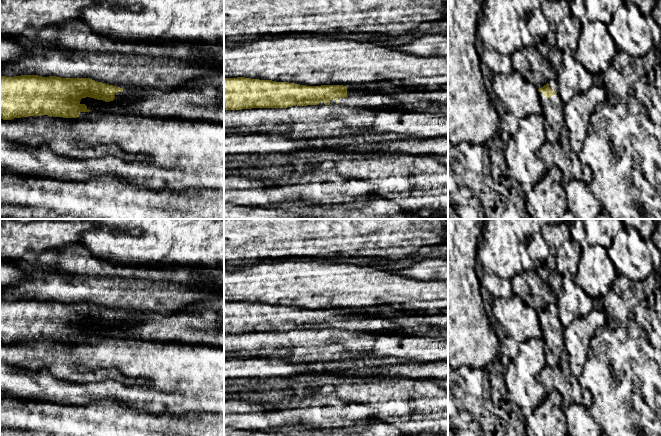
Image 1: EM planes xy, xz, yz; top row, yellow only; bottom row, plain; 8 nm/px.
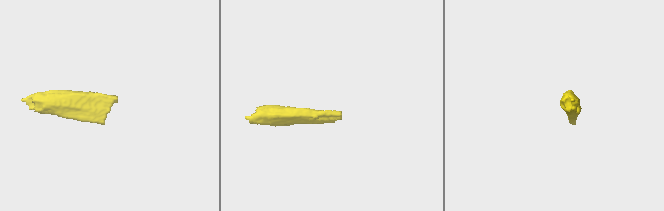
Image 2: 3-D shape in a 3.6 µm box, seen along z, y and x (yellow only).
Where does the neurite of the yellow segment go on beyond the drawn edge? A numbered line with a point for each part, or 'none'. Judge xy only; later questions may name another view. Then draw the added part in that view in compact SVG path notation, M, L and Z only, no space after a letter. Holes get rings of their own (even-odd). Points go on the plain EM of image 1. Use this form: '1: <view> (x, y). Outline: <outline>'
1: xy (127, 317). Outline: M123 313L122 316L117 316L115 318L115 323L120 323L120 322L127 322L128 324L132 324L133 322L140 322L142 320L142 317L136 314L132 313Z

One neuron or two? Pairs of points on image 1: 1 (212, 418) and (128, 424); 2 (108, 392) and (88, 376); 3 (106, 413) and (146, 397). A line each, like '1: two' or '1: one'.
1: one
2: two
3: two

